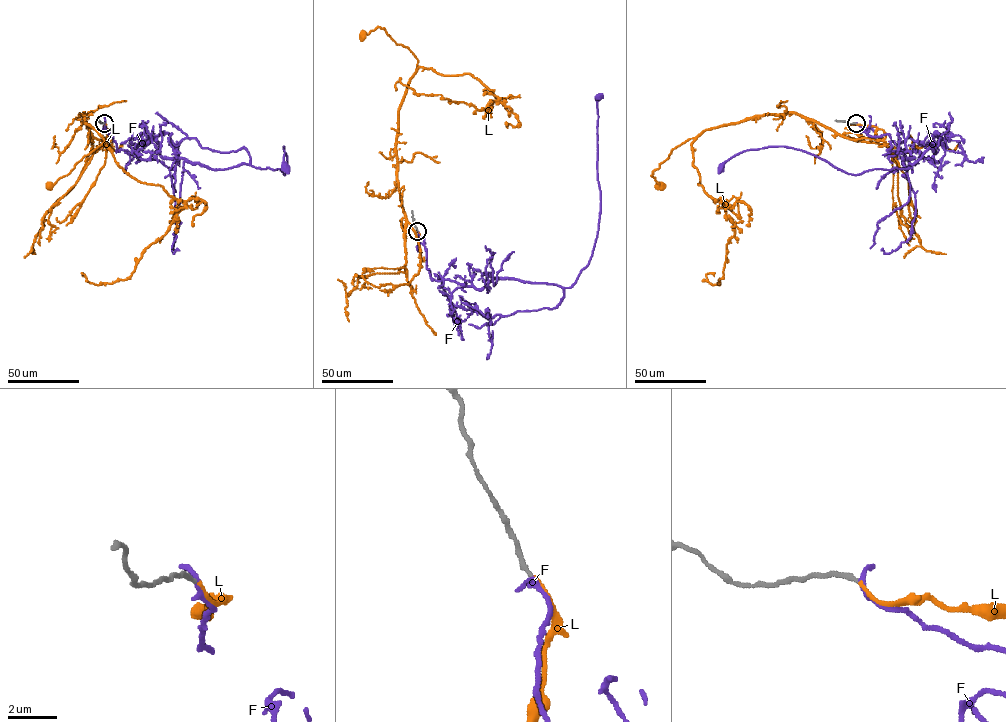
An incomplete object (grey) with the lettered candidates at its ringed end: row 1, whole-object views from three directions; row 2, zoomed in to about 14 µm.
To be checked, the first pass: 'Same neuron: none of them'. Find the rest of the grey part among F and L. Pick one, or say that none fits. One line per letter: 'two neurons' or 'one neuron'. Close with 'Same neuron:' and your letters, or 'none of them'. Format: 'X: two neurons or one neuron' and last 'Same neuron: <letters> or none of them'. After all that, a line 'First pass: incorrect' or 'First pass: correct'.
F: two neurons
L: one neuron
Same neuron: L
First pass: incorrect

